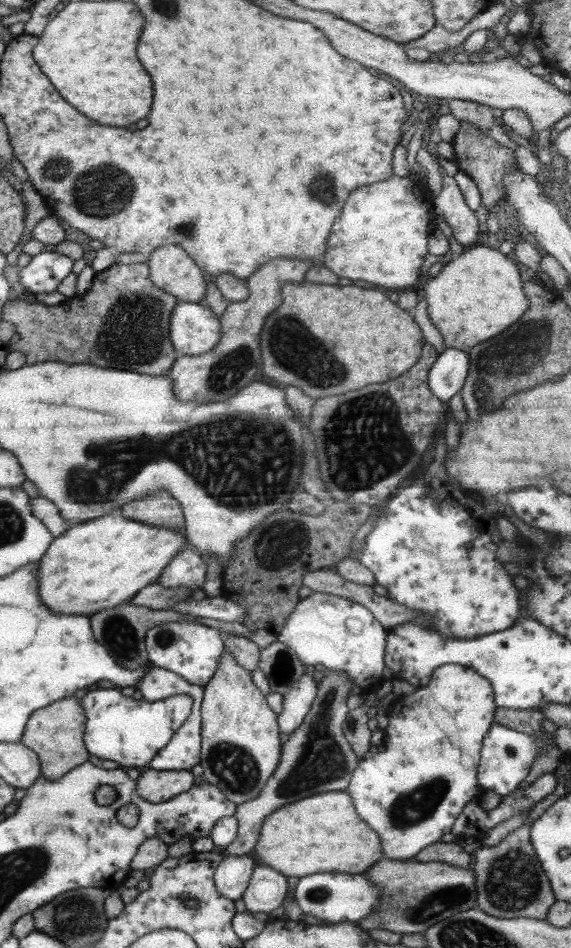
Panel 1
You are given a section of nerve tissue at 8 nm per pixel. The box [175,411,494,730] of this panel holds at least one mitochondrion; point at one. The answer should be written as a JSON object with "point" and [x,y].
{"point":[279,527]}

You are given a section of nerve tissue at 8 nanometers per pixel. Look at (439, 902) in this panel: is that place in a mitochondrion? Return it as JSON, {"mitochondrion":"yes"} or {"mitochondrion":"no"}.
{"mitochondrion":"yes"}

